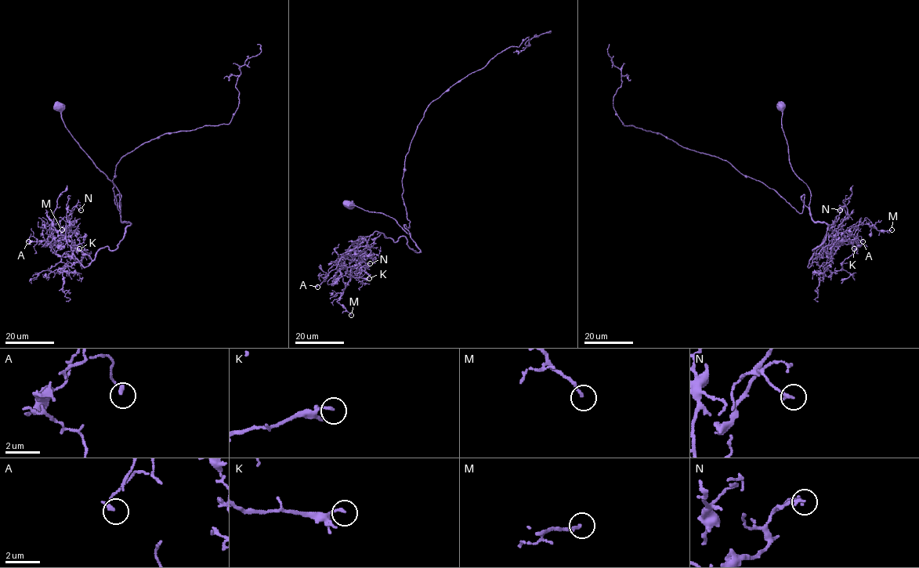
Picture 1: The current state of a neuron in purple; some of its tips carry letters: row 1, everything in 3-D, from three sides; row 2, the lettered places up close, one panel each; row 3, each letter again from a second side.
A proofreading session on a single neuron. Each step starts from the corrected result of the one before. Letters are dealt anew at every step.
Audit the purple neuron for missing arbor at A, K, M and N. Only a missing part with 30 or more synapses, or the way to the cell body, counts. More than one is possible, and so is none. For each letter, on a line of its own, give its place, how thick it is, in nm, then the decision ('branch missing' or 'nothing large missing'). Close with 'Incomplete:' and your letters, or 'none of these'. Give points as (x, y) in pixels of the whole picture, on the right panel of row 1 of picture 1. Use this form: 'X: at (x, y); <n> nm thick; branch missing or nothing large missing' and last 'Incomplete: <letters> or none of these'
A: at (862, 241); 200 nm thick; nothing large missing
K: at (854, 248); 140 nm thick; nothing large missing
M: at (891, 229); 140 nm thick; nothing large missing
N: at (840, 210); 140 nm thick; nothing large missing
Incomplete: none of these

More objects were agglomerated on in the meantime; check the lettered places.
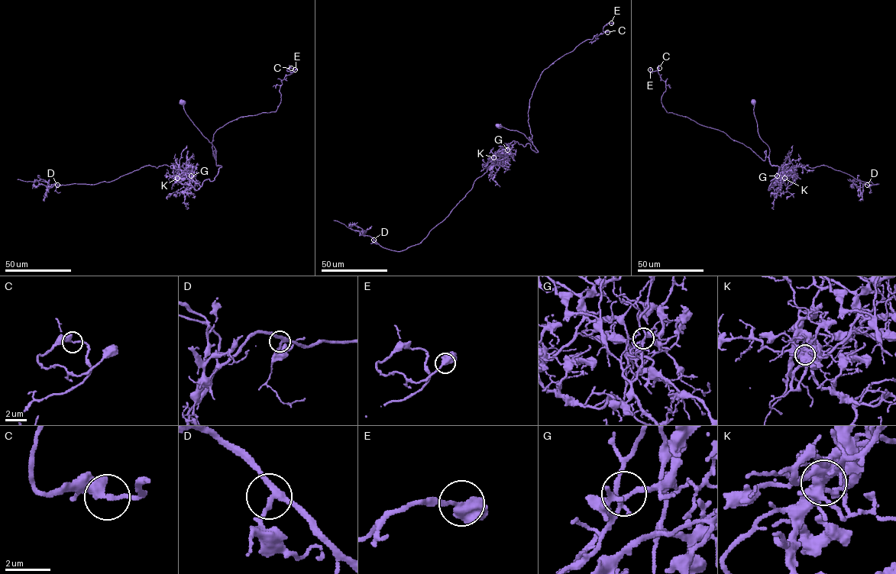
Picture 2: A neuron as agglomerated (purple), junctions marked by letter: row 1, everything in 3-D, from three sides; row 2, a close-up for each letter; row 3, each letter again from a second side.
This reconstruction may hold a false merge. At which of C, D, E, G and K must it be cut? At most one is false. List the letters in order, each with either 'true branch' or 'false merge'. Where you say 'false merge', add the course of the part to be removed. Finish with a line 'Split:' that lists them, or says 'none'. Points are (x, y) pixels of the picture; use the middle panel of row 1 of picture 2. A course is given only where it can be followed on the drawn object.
C: true branch
D: true branch
E: true branch
G: true branch
K: false merge; foreign part runs (493, 157), (499, 156), (476, 179), (450, 214), (419, 243), (404, 249), (383, 247), (370, 237), (333, 220)
Split: K

